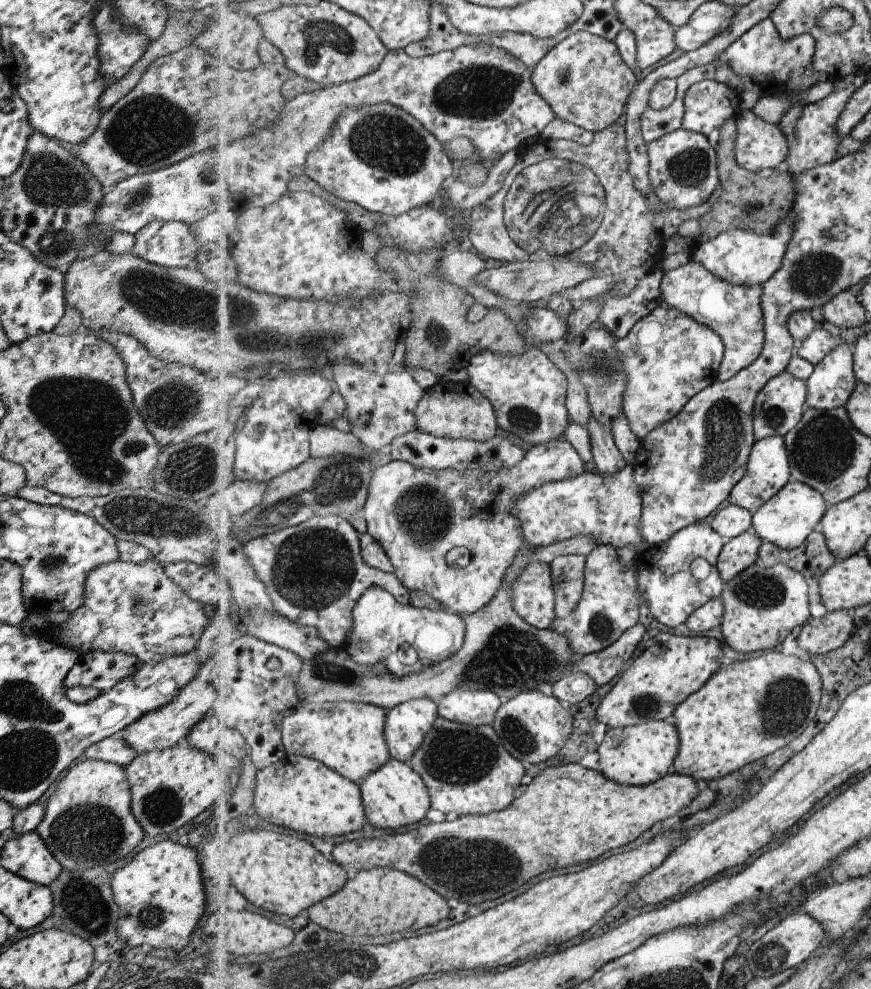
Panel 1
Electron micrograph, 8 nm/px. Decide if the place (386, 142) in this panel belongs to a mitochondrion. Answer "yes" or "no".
yes

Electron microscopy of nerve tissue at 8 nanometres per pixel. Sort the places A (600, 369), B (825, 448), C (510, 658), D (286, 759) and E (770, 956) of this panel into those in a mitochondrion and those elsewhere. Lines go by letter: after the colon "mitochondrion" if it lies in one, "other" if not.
A: mitochondrion
B: mitochondrion
C: mitochondrion
D: other
E: mitochondrion

